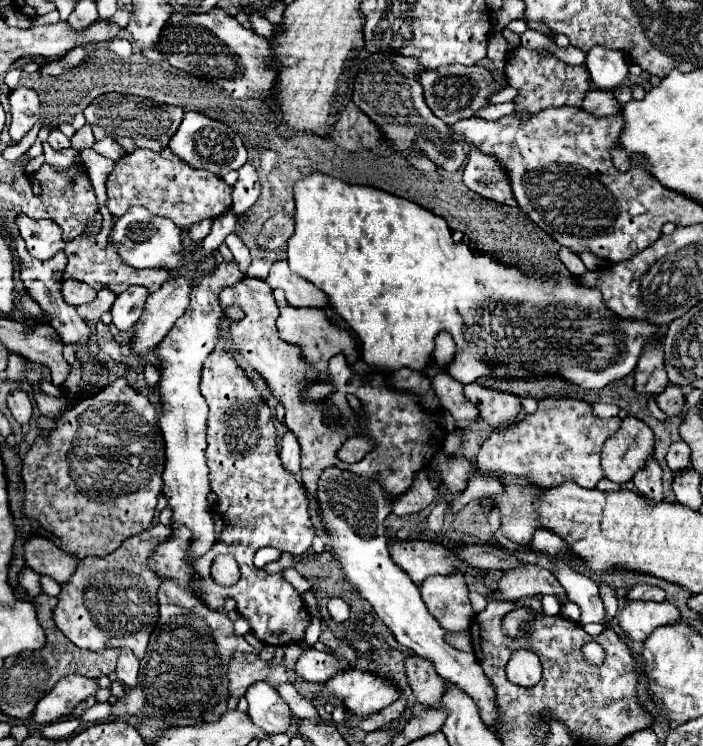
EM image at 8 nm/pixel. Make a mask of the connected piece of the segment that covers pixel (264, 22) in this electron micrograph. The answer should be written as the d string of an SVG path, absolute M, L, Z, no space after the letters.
M254 12L254 14L248 14L248 20L250 20L250 24L252 24L252 28L254 28L254 32L256 32L256 34L260 34L260 36L264 36L264 38L268 38L268 40L270 40L272 24L268 22L268 18L264 18L262 14Z

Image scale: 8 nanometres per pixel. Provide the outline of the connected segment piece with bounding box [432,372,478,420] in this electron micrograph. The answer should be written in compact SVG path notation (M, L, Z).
M438 372L432 378L432 390L440 400L442 408L448 410L456 420L472 420L478 416L478 410L472 402L468 402L462 394L462 384L452 380L446 372Z

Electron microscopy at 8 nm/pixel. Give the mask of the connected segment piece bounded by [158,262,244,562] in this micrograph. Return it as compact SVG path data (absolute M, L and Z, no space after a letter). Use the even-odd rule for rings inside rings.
M222 262L216 266L212 274L200 276L192 280L192 300L186 308L182 320L174 324L168 336L158 344L158 366L160 366L160 396L162 396L162 416L160 416L160 430L166 442L166 468L164 468L164 496L168 506L172 508L172 530L188 528L192 532L190 542L190 556L188 560L194 562L204 556L216 542L216 526L208 508L208 464L204 458L206 452L206 414L208 406L200 394L200 370L204 358L212 352L218 340L218 324L224 316L228 318L242 318L244 314L240 308L222 310L218 306L218 294L226 286L234 286L244 276L240 274L236 262L226 264Z

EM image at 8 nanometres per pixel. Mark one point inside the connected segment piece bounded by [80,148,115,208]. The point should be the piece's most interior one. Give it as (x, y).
(99, 167)

